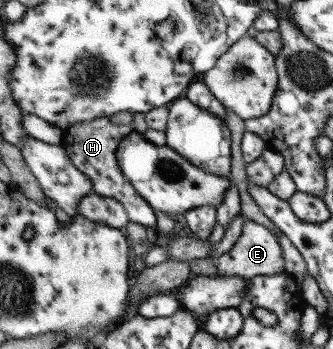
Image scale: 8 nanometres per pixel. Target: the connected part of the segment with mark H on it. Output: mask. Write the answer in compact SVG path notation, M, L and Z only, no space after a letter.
M109 116L94 118L88 122L76 122L74 126L64 130L61 142L71 162L92 182L92 192L105 197L116 198L124 207L130 222L147 227L156 227L155 210L143 197L139 196L133 185L123 176L117 162L116 152L122 138L134 130L130 125L113 124Z

